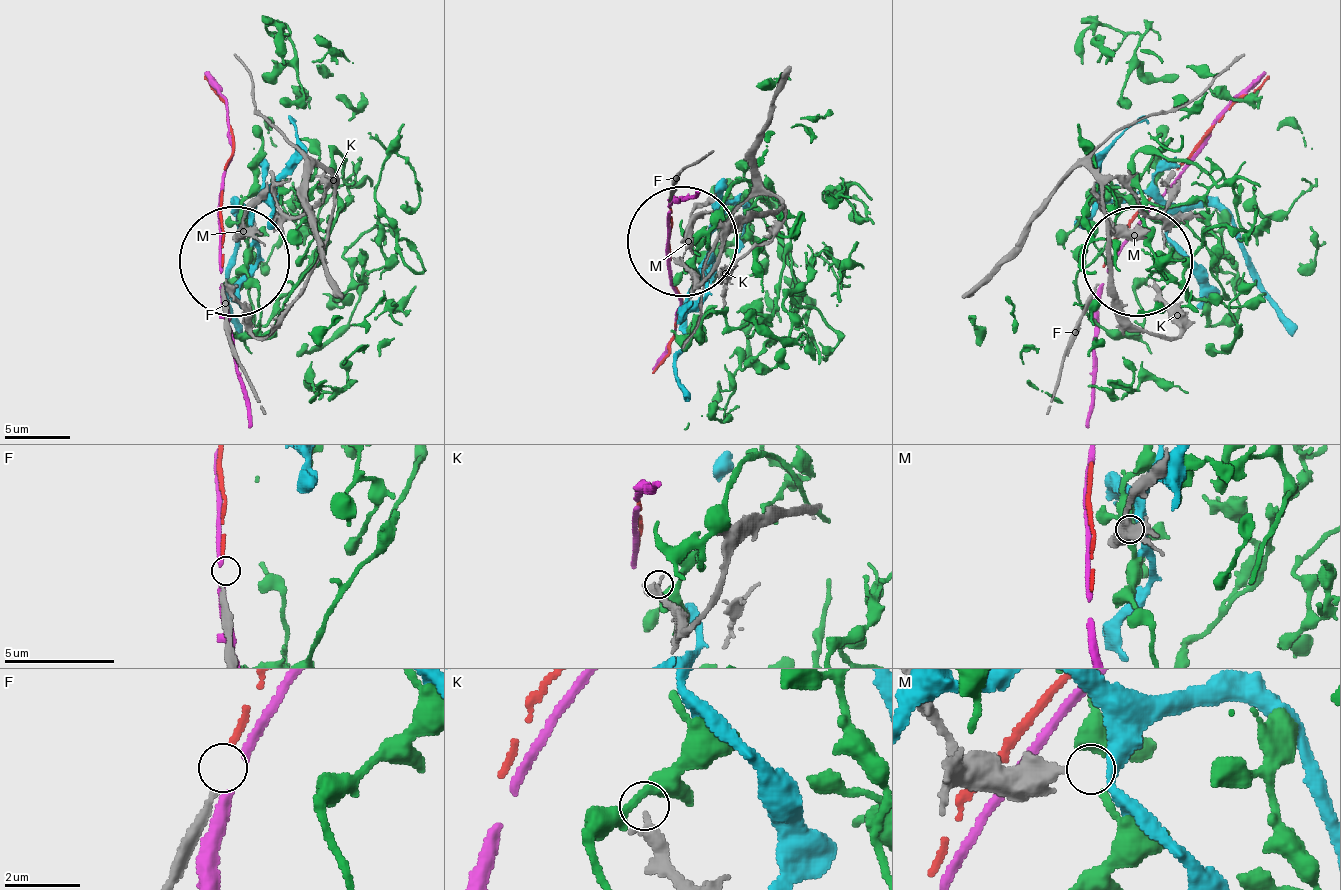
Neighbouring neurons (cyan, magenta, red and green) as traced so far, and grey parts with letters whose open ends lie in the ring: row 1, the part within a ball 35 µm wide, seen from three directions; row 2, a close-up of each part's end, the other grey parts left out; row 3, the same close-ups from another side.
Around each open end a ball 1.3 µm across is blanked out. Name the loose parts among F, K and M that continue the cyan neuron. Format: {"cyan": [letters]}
{"cyan": []}

